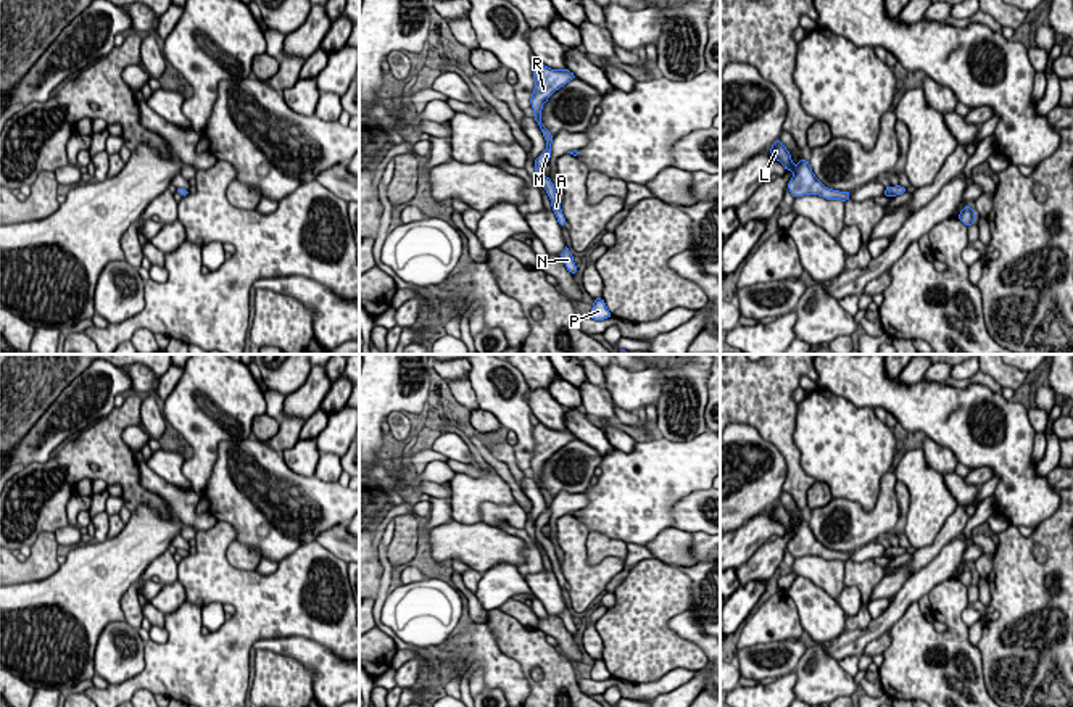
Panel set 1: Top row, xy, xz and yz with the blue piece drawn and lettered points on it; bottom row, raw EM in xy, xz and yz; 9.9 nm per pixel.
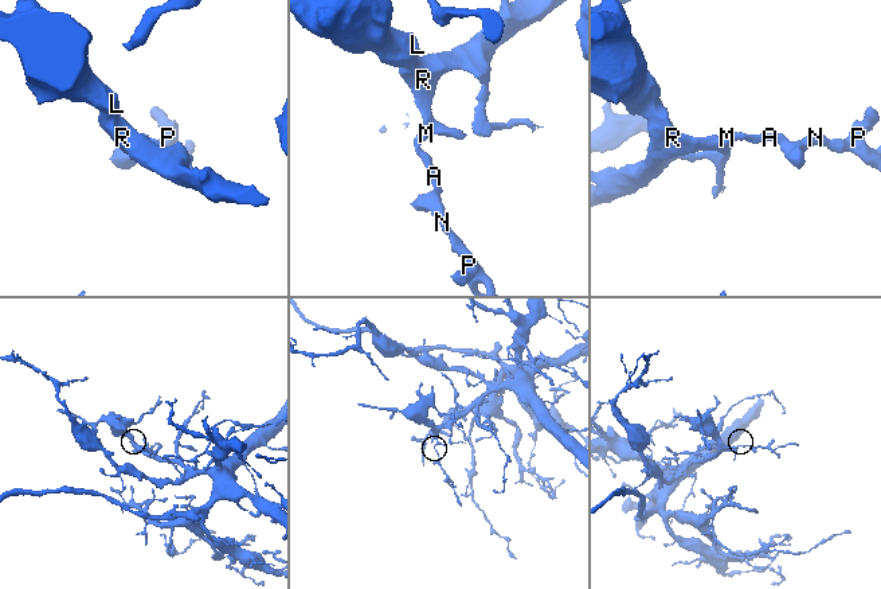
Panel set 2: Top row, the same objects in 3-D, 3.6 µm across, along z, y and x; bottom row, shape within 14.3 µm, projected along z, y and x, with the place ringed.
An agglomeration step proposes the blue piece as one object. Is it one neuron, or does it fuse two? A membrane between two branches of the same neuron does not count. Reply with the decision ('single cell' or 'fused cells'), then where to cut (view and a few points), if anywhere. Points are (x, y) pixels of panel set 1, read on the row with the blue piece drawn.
single cell; cut none

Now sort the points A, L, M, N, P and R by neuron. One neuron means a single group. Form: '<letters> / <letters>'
A L M N P R

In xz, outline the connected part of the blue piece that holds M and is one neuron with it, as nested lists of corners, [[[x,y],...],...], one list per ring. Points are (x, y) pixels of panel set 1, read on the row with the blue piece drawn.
[[[538,63],[538,64],[533,66],[535,89],[533,89],[530,103],[532,103],[532,108],[533,108],[533,113],[535,113],[533,118],[535,118],[536,124],[540,126],[540,129],[543,132],[543,137],[546,140],[546,150],[538,158],[535,158],[535,176],[541,182],[543,188],[546,190],[546,193],[551,200],[553,211],[554,211],[561,227],[564,227],[564,224],[567,221],[562,214],[561,203],[559,203],[559,198],[556,195],[554,184],[551,182],[549,177],[546,177],[541,172],[541,167],[545,164],[548,164],[548,161],[551,158],[551,143],[553,143],[553,139],[554,139],[551,135],[551,132],[541,124],[541,110],[543,110],[543,105],[548,101],[548,98],[556,90],[559,90],[567,82],[570,82],[572,79],[577,79],[577,77],[567,68],[566,69],[551,69],[548,66],[545,66],[543,63]]]

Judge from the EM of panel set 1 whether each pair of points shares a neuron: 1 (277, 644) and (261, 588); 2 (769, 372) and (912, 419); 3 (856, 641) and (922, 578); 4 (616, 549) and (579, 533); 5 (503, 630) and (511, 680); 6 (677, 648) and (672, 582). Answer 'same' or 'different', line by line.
1: different
2: different
3: same
4: different
5: different
6: same

